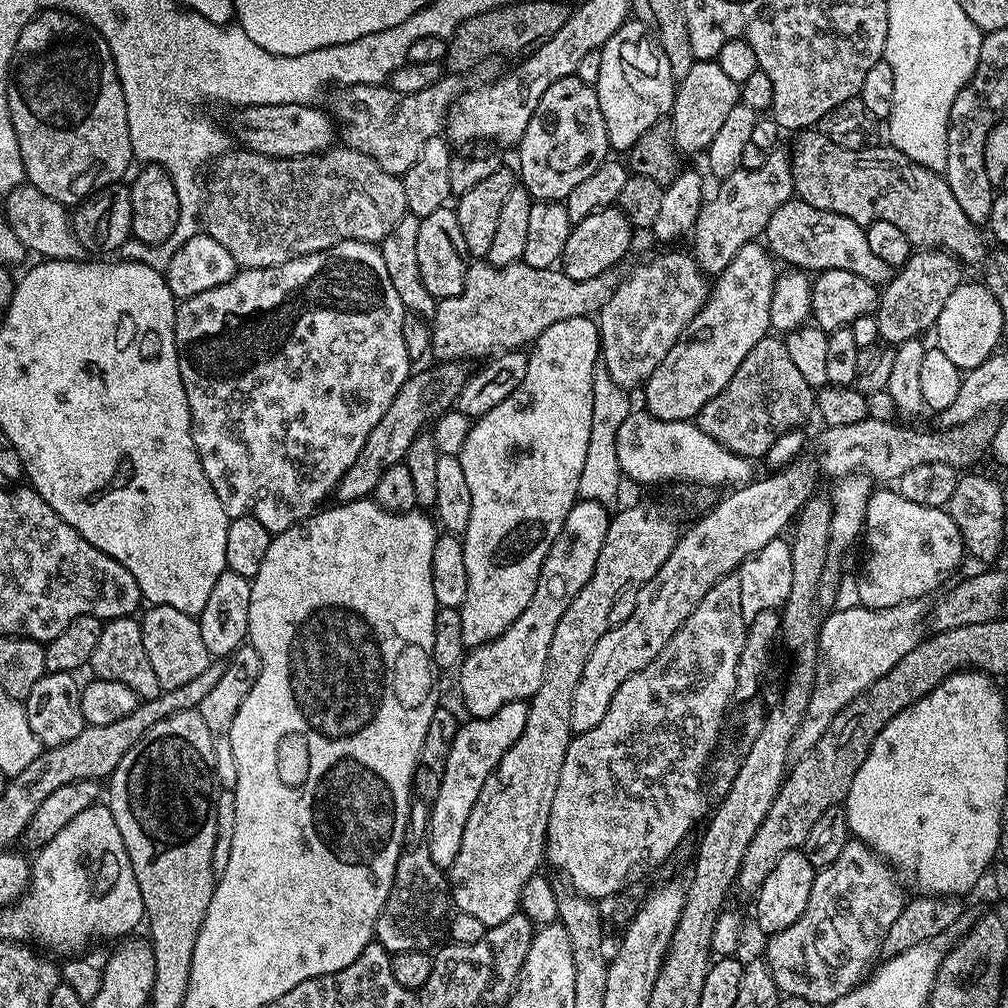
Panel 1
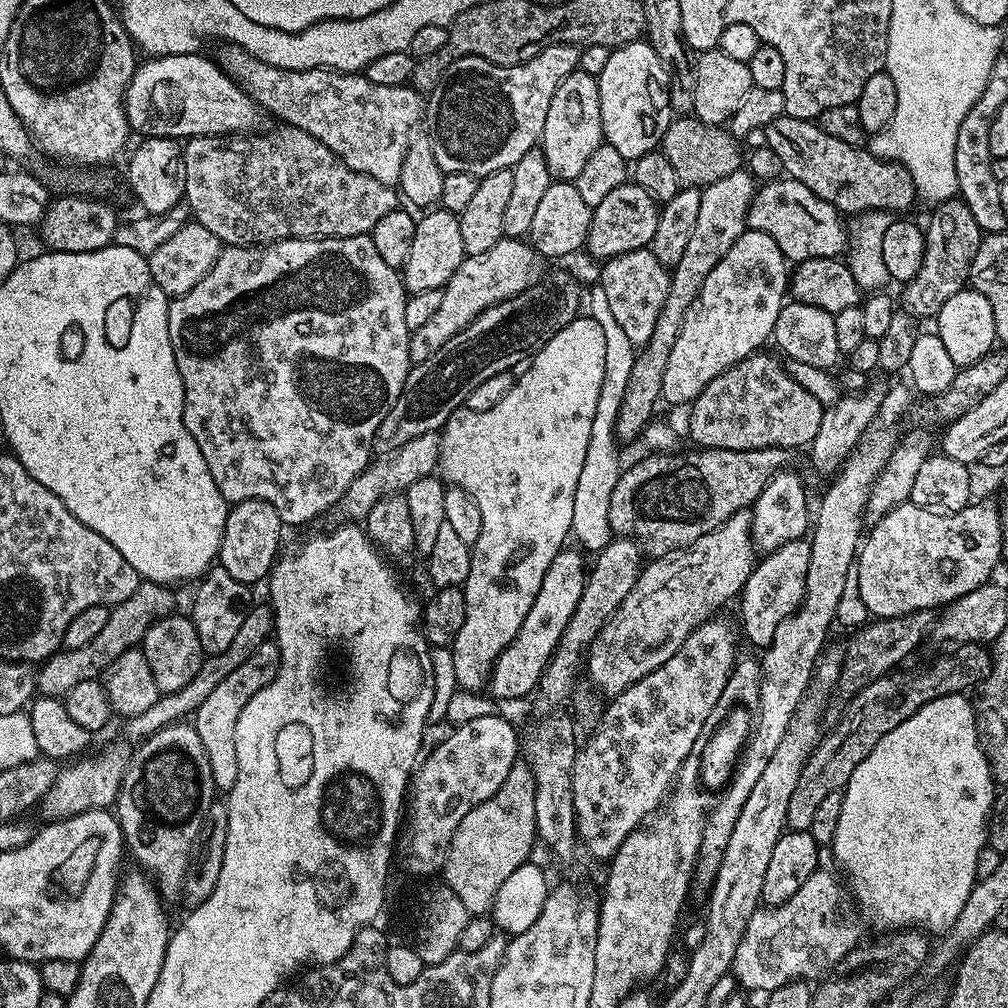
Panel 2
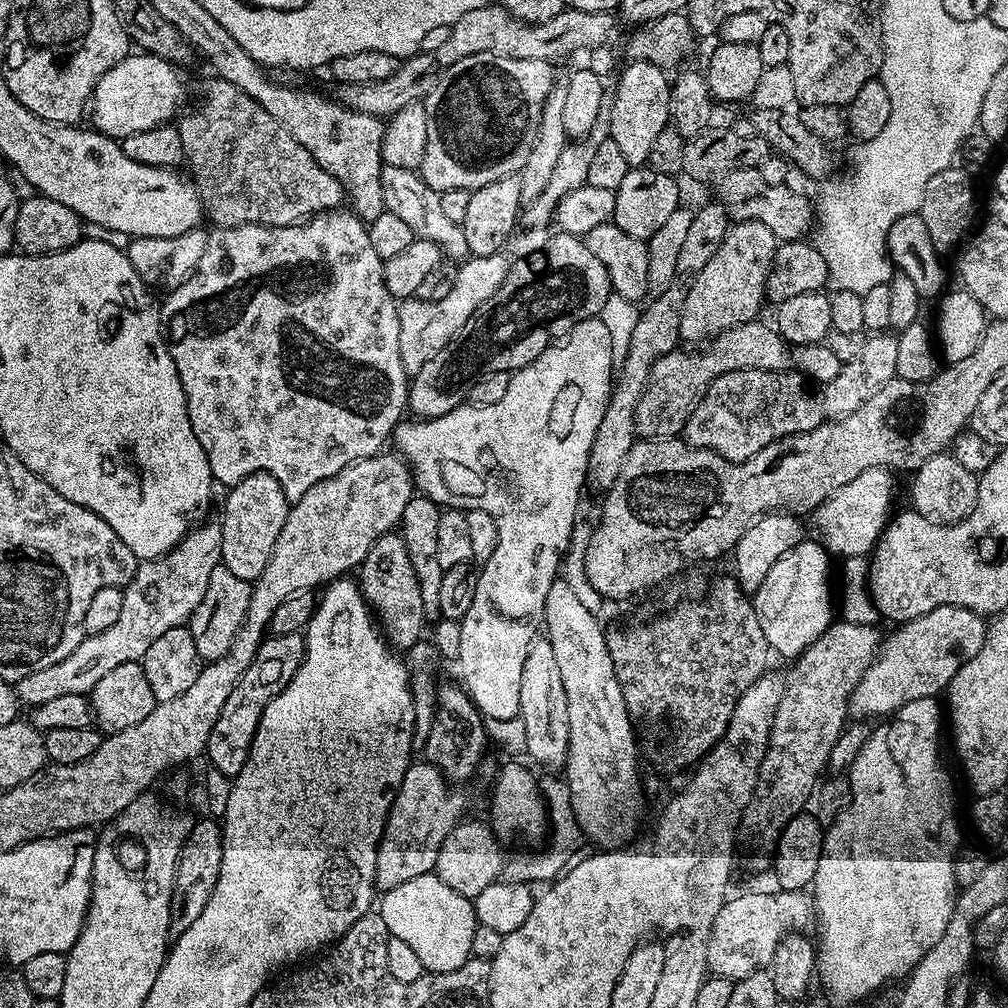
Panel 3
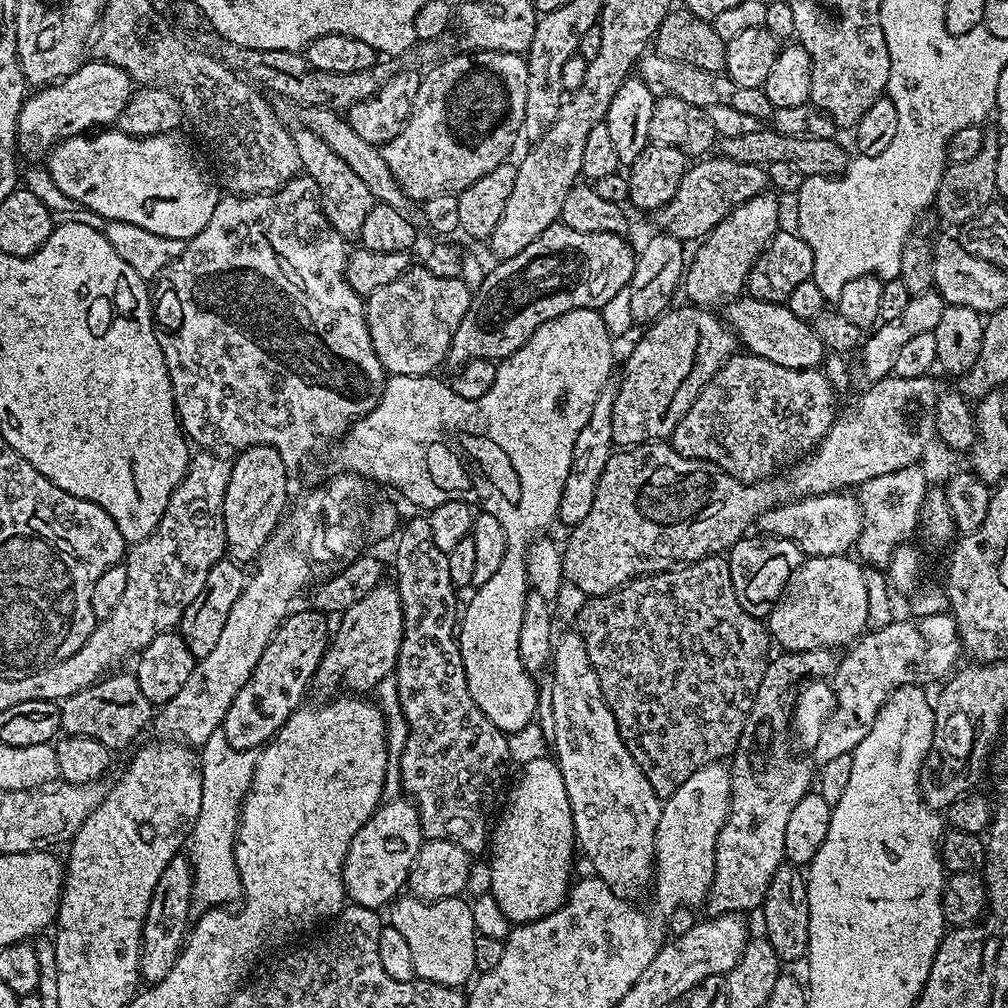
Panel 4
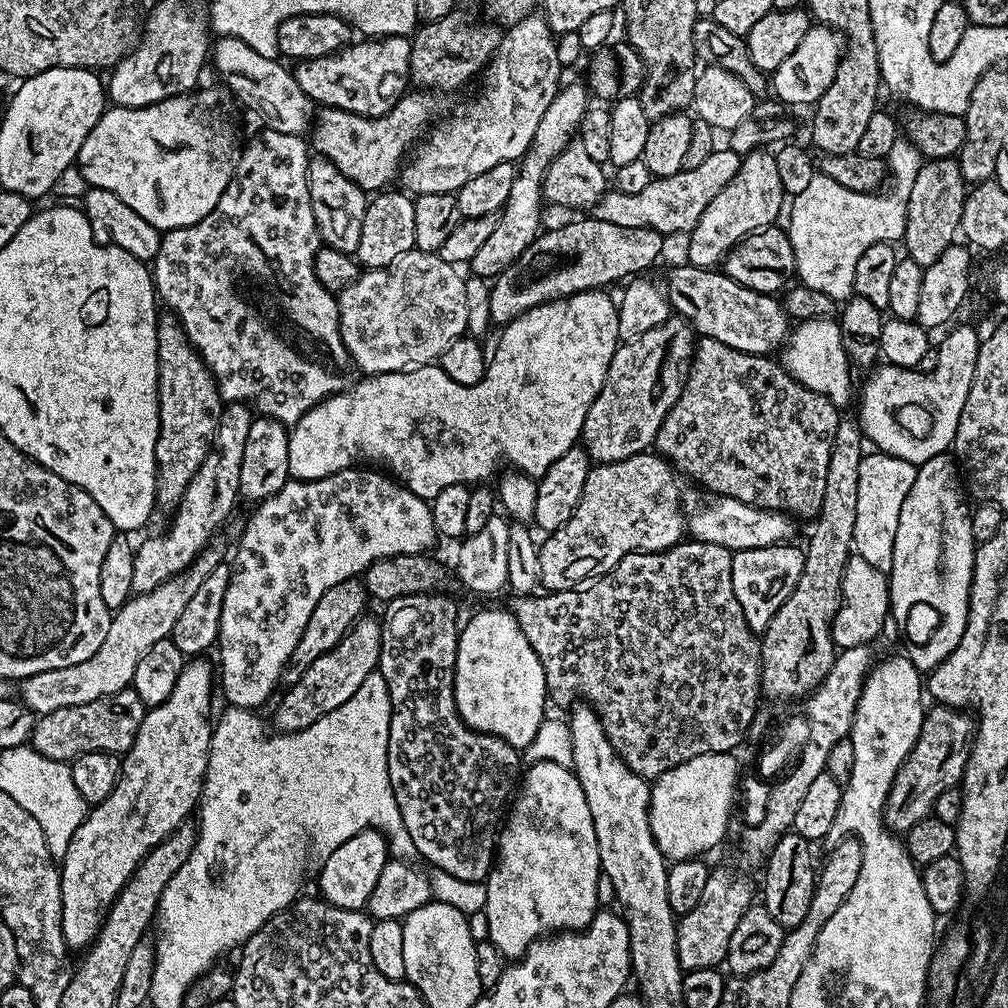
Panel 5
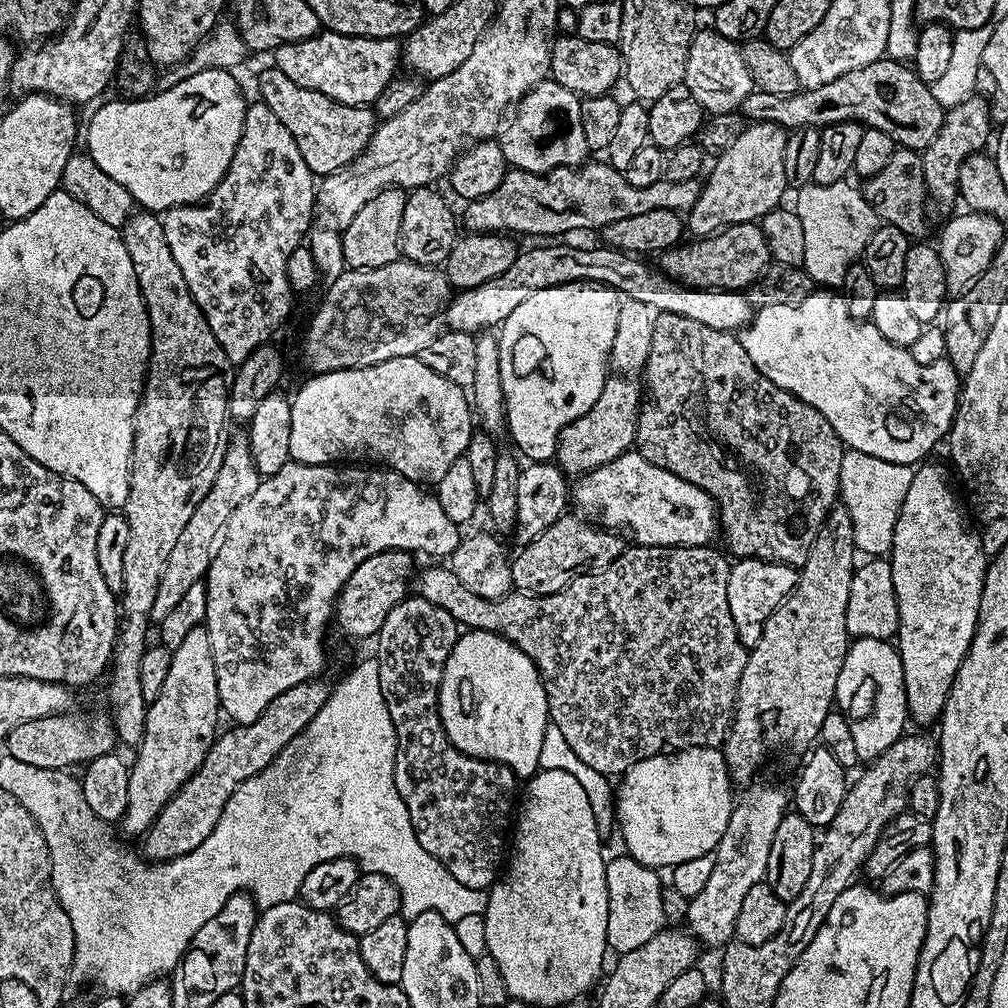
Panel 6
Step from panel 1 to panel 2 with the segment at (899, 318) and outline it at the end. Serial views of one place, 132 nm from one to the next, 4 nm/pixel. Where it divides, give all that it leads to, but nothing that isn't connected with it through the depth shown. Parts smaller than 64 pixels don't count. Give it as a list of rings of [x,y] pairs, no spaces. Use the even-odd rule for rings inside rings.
[[[953,198],[939,205],[936,212],[926,223],[924,234],[924,265],[918,275],[903,285],[903,311],[913,318],[928,316],[935,318],[946,306],[946,301],[954,298],[969,283],[974,254],[978,254],[978,246],[982,233],[978,222],[974,222],[974,214],[959,198]]]

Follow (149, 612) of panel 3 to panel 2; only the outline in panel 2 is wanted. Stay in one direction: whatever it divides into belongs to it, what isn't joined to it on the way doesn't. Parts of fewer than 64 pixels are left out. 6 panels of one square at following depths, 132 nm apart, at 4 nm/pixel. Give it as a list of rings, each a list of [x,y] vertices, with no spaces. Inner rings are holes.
[[[141,582],[138,590],[134,590],[134,594],[126,598],[126,602],[115,605],[109,611],[106,627],[98,633],[98,638],[94,638],[94,642],[89,642],[78,650],[69,648],[57,650],[39,665],[36,673],[39,695],[62,698],[81,682],[90,682],[103,677],[104,672],[114,662],[114,658],[118,658],[126,650],[137,647],[143,641],[146,630],[152,625],[153,620],[160,620],[173,611],[172,592],[171,587],[163,584]]]

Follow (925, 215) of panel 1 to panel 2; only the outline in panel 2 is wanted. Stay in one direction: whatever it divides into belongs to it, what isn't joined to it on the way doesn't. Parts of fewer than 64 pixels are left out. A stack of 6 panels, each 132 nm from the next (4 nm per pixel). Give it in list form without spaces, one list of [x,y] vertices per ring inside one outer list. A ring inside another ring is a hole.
[[[779,116],[765,128],[767,147],[782,158],[785,173],[802,182],[806,190],[814,190],[822,202],[830,202],[841,214],[861,212],[887,212],[904,214],[912,203],[917,203],[916,187],[910,174],[893,160],[875,156],[867,147],[846,146],[838,138],[830,138],[819,123]]]

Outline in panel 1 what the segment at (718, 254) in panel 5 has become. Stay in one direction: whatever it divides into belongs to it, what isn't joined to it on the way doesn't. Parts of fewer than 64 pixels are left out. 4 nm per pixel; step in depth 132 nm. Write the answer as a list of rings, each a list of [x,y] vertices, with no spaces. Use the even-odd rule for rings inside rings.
[[[753,242],[742,246],[742,250],[738,250],[738,254],[730,258],[730,266],[726,266],[726,270],[722,270],[720,275],[715,277],[710,295],[700,307],[699,314],[692,319],[690,326],[686,326],[686,330],[678,338],[670,354],[666,354],[662,362],[658,362],[654,374],[650,374],[650,378],[644,381],[643,407],[651,416],[663,420],[695,421],[700,415],[702,406],[706,406],[710,398],[717,396],[728,385],[730,378],[734,378],[734,370],[742,366],[742,358],[746,358],[746,354],[750,354],[750,350],[758,346],[760,339],[769,335],[772,328],[770,298],[774,298],[777,275],[777,261],[763,243]]]

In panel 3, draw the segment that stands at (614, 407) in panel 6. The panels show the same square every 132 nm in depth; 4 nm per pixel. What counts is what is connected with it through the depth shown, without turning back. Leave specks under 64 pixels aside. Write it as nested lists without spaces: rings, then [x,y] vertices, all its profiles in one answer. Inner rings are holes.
[[[757,318],[749,324],[739,324],[732,331],[701,347],[704,348],[701,352],[677,350],[660,356],[650,370],[648,385],[644,387],[642,398],[634,410],[637,437],[642,440],[670,440],[679,437],[706,390],[722,374],[734,370],[789,371],[794,364],[793,349],[776,326],[763,324],[762,321]]]

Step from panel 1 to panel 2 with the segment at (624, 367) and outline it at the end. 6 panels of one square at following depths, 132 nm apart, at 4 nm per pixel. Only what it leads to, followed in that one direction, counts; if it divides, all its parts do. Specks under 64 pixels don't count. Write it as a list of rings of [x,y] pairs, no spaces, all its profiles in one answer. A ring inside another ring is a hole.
[[[651,247],[630,250],[626,254],[616,256],[613,260],[603,261],[598,287],[606,290],[606,302],[610,302],[610,314],[618,321],[618,326],[630,338],[633,346],[643,346],[650,342],[654,334],[654,324],[658,322],[658,314],[662,304],[666,302],[666,294],[670,290],[672,277],[669,269],[664,267],[658,258],[654,258]]]

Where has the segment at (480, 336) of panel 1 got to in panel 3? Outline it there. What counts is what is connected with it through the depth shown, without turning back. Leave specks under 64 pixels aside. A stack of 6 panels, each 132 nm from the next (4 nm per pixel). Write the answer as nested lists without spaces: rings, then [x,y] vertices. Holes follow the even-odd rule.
[[[503,255],[472,256],[463,261],[456,268],[456,281],[444,298],[437,300],[418,300],[409,298],[399,301],[397,307],[398,316],[398,350],[402,366],[409,374],[414,374],[426,366],[454,338],[454,334],[490,298],[496,293],[498,286],[504,281],[510,267],[509,261],[503,260]]]

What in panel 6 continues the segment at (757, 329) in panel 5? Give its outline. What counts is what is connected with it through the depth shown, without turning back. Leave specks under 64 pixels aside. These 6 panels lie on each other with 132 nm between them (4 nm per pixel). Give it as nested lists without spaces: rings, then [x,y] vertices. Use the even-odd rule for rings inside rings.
[[[540,242],[537,248],[517,251],[514,262],[498,278],[482,282],[482,286],[461,288],[449,299],[442,317],[447,331],[479,334],[495,329],[503,324],[523,300],[530,298],[537,290],[550,286],[562,286],[574,282],[594,282],[605,284],[619,292],[621,297],[646,302],[657,313],[682,314],[682,318],[694,318],[702,326],[714,326],[714,330],[739,333],[748,327],[754,315],[754,306],[743,291],[719,292],[713,288],[692,288],[672,280],[659,267],[647,264],[647,259],[624,252],[620,248],[599,246],[600,248],[575,248],[564,242]]]

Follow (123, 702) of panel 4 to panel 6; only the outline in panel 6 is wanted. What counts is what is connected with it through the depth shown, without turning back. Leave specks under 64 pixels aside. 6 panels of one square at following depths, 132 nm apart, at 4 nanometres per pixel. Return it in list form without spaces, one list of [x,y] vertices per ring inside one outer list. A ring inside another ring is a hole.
[[[107,711],[84,712],[81,716],[61,714],[34,718],[30,722],[22,722],[14,726],[12,733],[6,737],[7,755],[18,758],[18,762],[26,762],[29,766],[43,768],[71,769],[71,764],[83,766],[89,760],[113,751],[117,747],[116,728]]]

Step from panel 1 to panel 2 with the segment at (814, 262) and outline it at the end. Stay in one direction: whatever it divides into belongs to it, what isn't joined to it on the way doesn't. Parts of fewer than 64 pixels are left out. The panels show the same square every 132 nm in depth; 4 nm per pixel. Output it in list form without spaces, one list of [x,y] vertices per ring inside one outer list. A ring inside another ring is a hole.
[[[791,178],[761,183],[748,211],[748,228],[770,234],[790,262],[843,257],[850,244],[850,232],[844,220],[845,217],[830,206],[830,202],[822,202],[814,190],[806,190],[802,182]]]

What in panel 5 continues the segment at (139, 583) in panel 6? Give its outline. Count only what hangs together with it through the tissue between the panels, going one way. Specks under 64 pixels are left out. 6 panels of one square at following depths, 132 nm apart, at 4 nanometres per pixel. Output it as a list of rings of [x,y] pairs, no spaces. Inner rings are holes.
[[[171,314],[161,315],[156,325],[160,363],[160,433],[156,443],[156,507],[175,510],[180,505],[190,478],[198,474],[202,458],[212,445],[220,421],[222,401],[216,379],[192,347],[184,327]]]

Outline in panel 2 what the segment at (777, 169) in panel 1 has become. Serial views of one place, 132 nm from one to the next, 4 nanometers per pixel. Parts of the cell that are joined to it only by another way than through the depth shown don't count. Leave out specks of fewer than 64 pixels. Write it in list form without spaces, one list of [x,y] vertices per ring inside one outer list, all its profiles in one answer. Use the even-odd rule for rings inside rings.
[[[741,170],[726,174],[726,178],[718,178],[718,182],[707,185],[701,191],[702,206],[698,206],[698,222],[694,222],[694,234],[690,234],[690,242],[682,253],[682,259],[671,269],[670,290],[658,314],[658,322],[654,324],[654,334],[651,335],[650,342],[643,345],[642,351],[637,353],[630,370],[630,386],[626,386],[626,398],[622,400],[622,410],[616,423],[617,441],[639,441],[643,437],[645,426],[651,424],[657,415],[656,403],[659,405],[662,400],[662,376],[666,374],[670,350],[674,350],[674,342],[682,330],[686,310],[690,310],[690,306],[698,298],[702,282],[706,282],[706,274],[710,274],[710,270],[718,266],[726,250],[730,250],[730,246],[734,246],[734,242],[738,242],[738,238],[748,228],[748,211],[752,199],[756,197],[757,187],[752,173]]]

